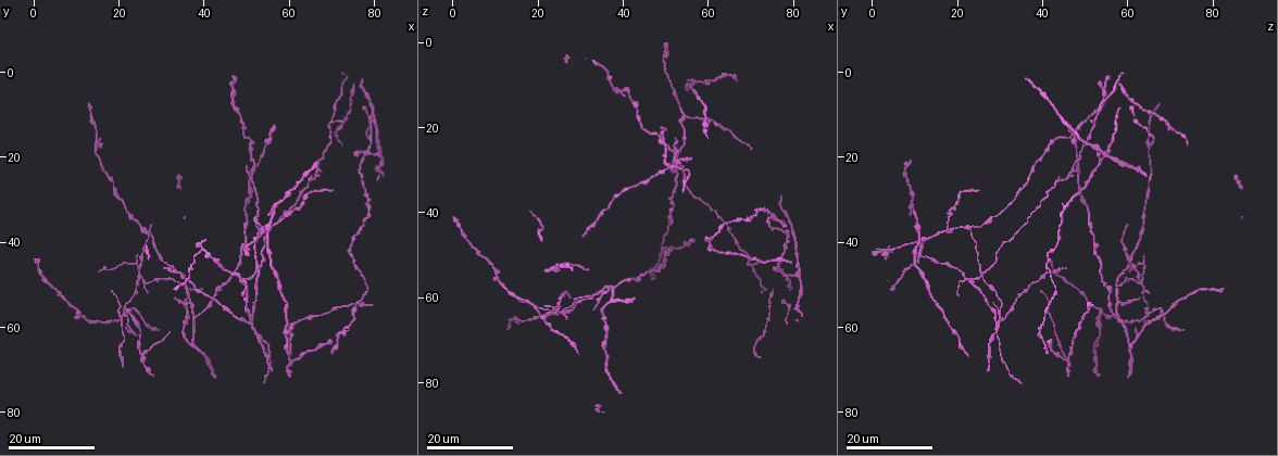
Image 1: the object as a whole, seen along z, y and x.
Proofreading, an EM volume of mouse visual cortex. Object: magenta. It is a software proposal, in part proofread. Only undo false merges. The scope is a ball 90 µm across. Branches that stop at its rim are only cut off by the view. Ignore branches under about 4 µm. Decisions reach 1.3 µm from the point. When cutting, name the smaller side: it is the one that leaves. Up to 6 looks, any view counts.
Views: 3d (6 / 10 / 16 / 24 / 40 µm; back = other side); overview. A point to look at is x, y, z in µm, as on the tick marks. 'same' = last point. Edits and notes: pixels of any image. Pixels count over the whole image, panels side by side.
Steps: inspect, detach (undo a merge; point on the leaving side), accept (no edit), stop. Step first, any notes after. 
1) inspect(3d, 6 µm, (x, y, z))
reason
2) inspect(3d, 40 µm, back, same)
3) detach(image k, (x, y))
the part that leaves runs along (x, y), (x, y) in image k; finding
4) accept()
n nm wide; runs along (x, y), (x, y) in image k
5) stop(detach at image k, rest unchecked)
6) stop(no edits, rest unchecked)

inspect(3d, 16 µm, (52.0, 62.0, 29.0))

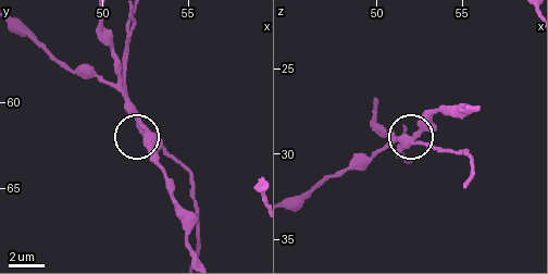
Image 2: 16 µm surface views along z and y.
inspect(3d, 6 µm, (52.4, 61.4, 29.0))
closer look

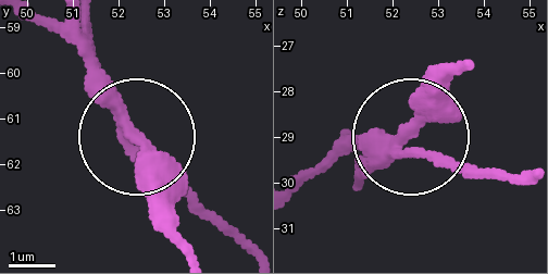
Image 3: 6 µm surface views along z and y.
detach(image 3, (418, 153))
the part that leaves runs along (106, 94), (86, 27) in image 3; a second cell is stuck on

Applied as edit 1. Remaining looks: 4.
inspect(3d, 24 µm, (37.5, 64.0, 60.5))
three-way junction

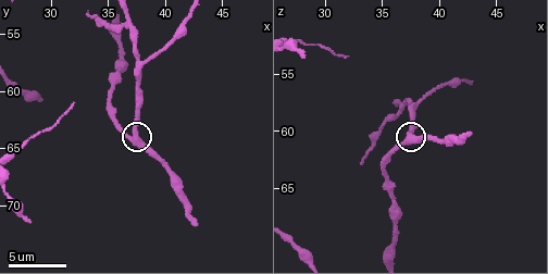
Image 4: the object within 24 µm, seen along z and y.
inspect(3d, 10 µm, (37.2, 64.2, 60.8))

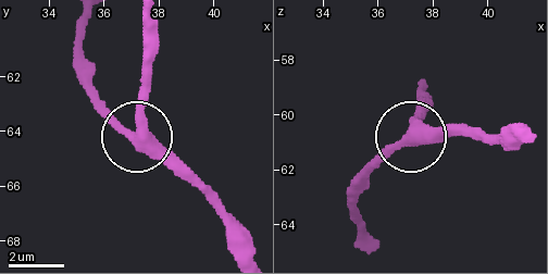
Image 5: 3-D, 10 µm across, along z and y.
accept()
side arm 10 µm; one cell here

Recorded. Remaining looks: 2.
inspect(3d, 16 µm, (78.5, 19.5, 54.5))
a fork

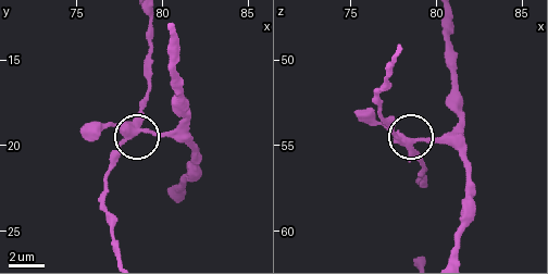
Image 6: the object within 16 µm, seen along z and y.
inspect(3d, 10 µm, (78.7, 18.9, 54.9))

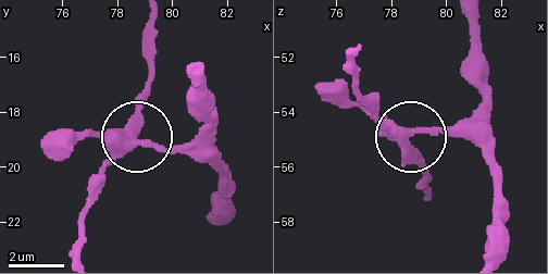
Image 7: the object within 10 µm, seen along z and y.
detach(image 7, (100, 171))
side arm 12 µm; the part that leaves runs along (124, 150), (89, 190), (77, 253) in image 7; two cells meet here

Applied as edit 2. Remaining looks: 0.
stop(detach at image 3, detach at image 7, rest unchecked)

